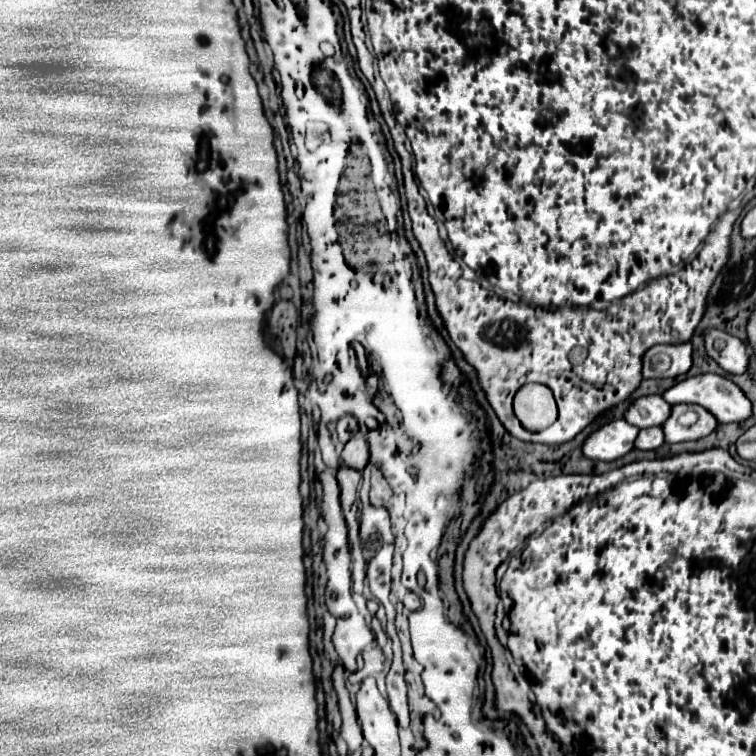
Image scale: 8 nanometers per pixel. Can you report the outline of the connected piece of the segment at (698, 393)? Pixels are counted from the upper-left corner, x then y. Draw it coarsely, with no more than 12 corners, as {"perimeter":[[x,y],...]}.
{"perimeter":[[719,374],[685,378],[663,398],[699,404],[719,424],[743,422],[751,402]]}

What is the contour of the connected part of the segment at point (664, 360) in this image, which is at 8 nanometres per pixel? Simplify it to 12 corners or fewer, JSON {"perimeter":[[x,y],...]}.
{"perimeter":[[691,342],[659,344],[643,356],[643,378],[691,368]]}

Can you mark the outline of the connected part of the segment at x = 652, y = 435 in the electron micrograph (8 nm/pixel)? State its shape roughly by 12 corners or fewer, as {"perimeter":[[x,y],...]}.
{"perimeter":[[643,428],[637,450],[655,450],[663,444],[663,430]]}

